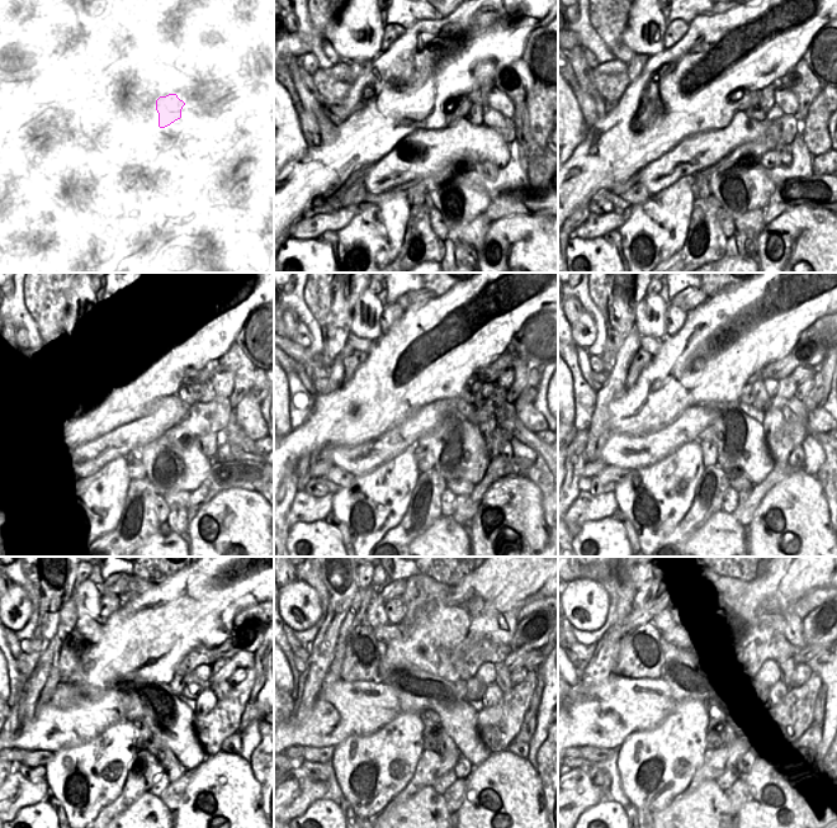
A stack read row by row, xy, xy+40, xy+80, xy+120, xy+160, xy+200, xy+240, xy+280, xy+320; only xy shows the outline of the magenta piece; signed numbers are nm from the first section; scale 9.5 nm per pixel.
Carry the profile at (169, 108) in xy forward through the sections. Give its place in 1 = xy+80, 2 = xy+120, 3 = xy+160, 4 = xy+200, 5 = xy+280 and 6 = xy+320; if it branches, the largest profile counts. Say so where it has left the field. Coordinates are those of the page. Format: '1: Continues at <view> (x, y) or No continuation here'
1: Continues at xy+80 (750, 99)
2: Continues at xy+120 (203, 375)
3: Continues at xy+160 (516, 351)
4: Continues at xy+200 (809, 351)
5: Continues at xy+280 (532, 633)
6: Continues at xy+320 (816, 625)

